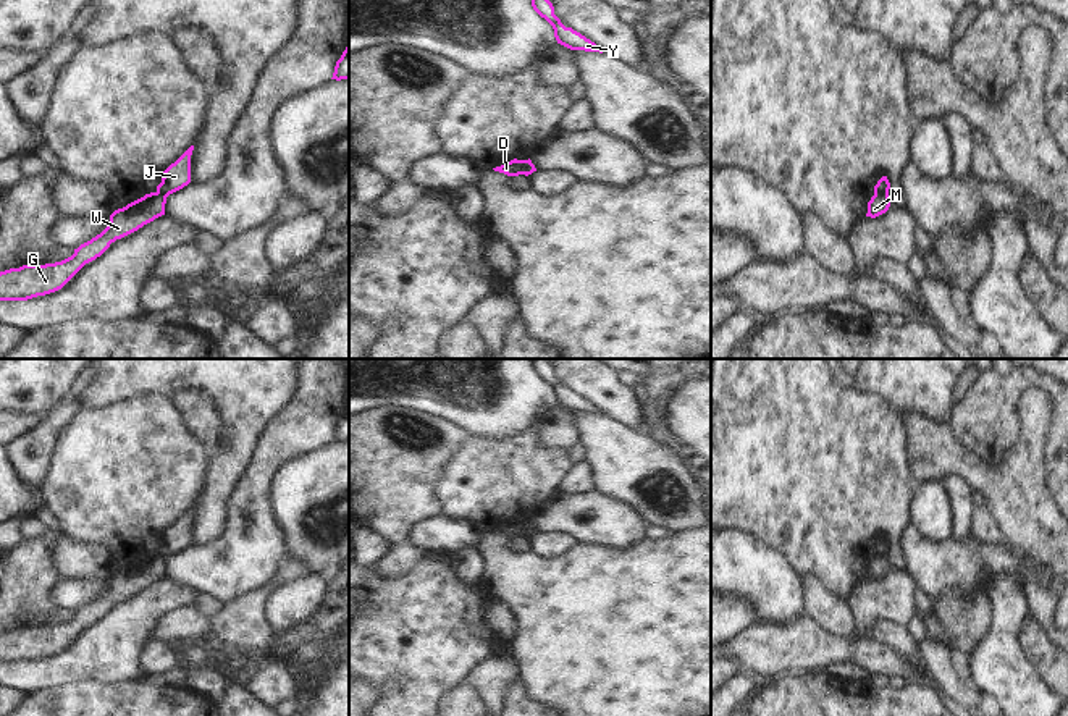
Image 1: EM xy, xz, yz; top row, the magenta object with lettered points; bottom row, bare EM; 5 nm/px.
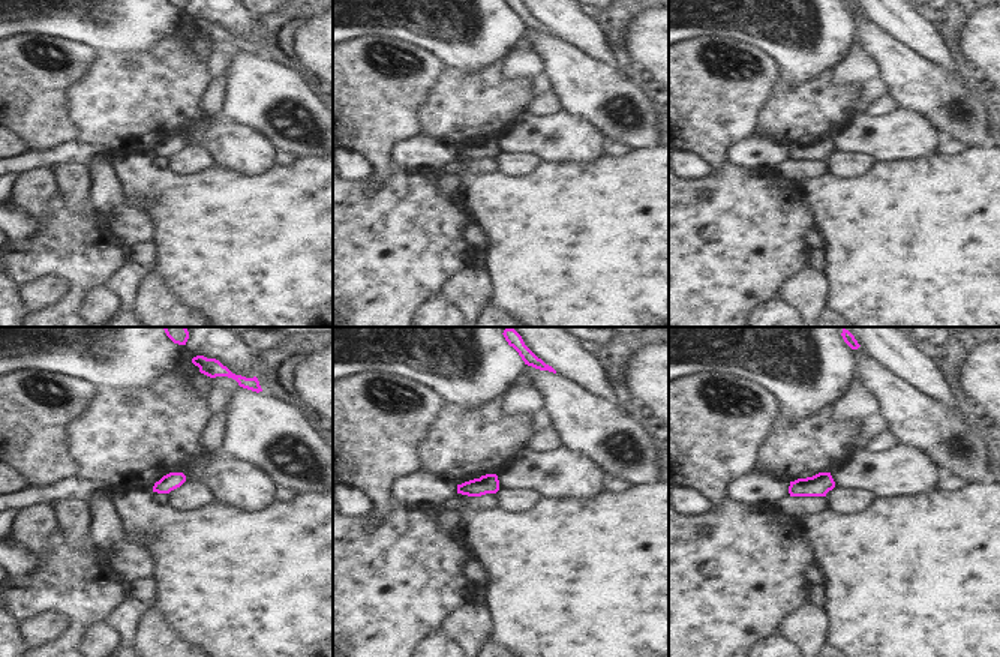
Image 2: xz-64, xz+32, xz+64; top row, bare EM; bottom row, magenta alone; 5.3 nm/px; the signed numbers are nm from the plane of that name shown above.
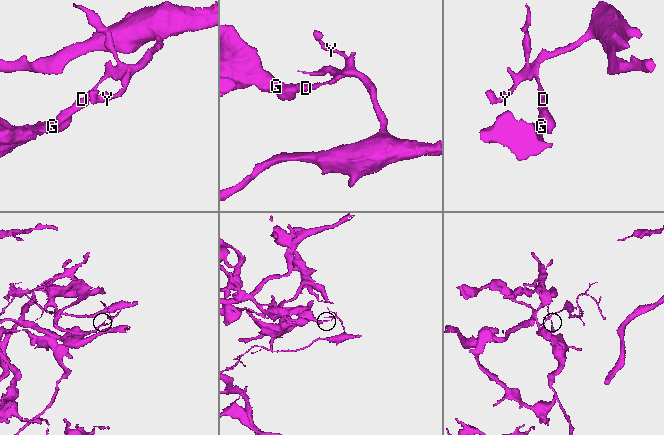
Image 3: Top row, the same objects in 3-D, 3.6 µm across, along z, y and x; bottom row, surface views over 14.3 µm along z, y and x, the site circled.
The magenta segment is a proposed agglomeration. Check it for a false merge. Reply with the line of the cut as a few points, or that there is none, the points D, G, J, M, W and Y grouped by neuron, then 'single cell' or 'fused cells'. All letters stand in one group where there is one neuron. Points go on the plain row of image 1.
xz (524, 522), (521, 535) | D G M W / J Y | fused cells

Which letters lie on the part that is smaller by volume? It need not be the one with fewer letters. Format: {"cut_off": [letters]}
{"cut_off": ["J", "Y"]}

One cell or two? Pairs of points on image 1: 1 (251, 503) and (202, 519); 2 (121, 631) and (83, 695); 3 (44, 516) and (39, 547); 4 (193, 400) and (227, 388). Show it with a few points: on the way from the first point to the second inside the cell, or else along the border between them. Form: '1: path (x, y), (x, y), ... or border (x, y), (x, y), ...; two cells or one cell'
1: border (241, 475), (231, 493), (225, 529), (206, 543); two cells
2: border (130, 682), (73, 681), (54, 689); two cells
3: border (46, 527), (58, 530); two cells
4: border (173, 393), (206, 393), (222, 430); two cells

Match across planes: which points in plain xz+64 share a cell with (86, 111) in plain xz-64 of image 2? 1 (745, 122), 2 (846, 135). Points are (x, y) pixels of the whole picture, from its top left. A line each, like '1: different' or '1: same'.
1: different
2: different

